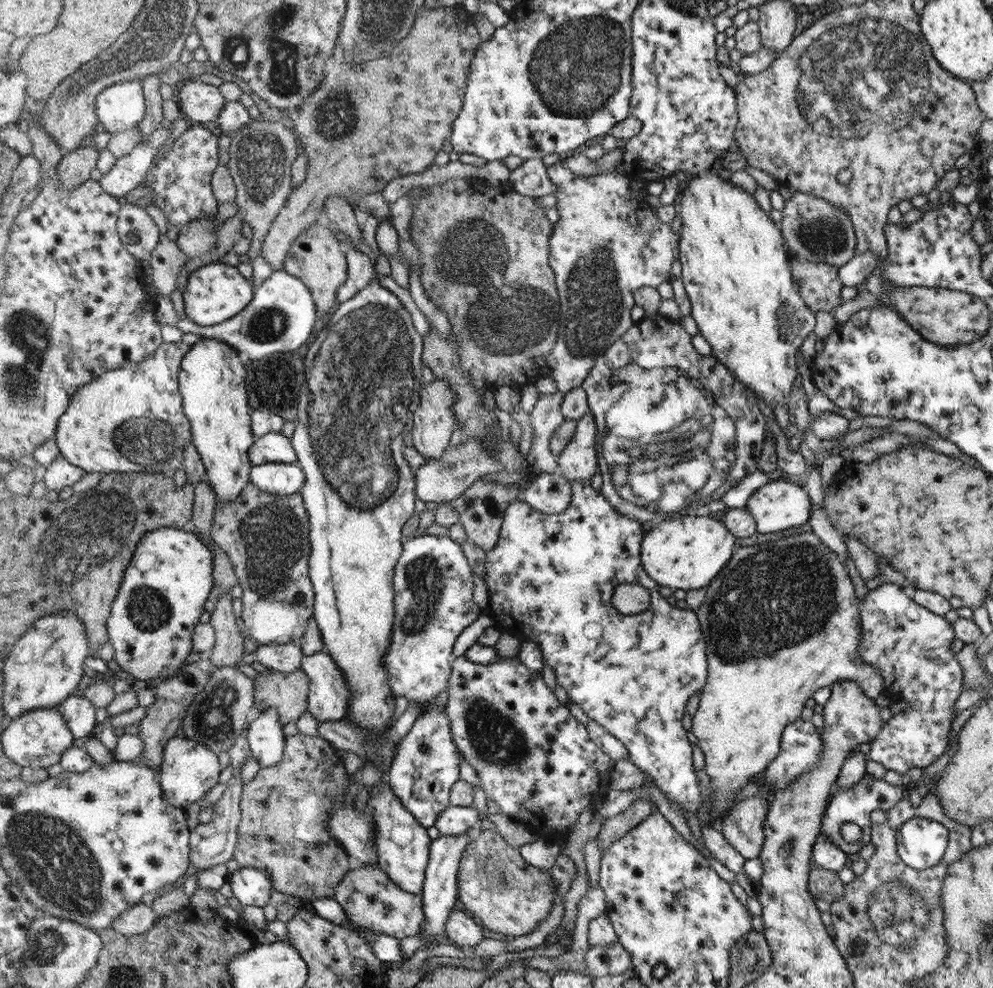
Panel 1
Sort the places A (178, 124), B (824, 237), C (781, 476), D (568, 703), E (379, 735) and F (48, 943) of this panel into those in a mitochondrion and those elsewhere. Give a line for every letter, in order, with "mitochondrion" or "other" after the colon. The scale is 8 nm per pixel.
A: other
B: mitochondrion
C: other
D: other
E: other
F: mitochondrion

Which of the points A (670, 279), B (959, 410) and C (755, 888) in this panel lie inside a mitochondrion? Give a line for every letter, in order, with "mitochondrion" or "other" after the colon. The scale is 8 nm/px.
A: other
B: other
C: other

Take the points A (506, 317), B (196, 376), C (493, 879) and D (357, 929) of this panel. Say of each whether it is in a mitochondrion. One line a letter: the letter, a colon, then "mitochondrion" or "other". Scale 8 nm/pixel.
A: mitochondrion
B: other
C: mitochondrion
D: other

